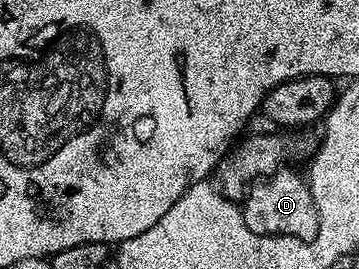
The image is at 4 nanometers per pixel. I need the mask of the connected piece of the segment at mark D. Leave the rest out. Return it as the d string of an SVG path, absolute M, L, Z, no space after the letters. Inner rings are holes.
M279 169L273 175L253 184L241 204L242 216L261 235L290 235L294 239L314 239L320 229L320 217L310 192L310 184L291 169Z

